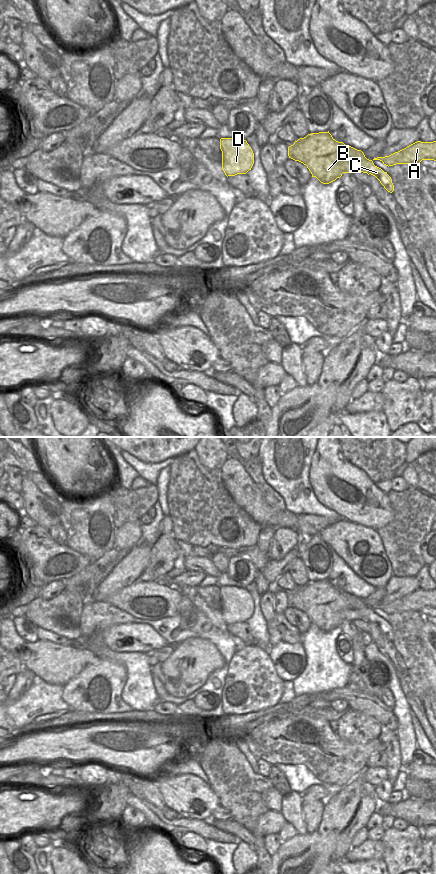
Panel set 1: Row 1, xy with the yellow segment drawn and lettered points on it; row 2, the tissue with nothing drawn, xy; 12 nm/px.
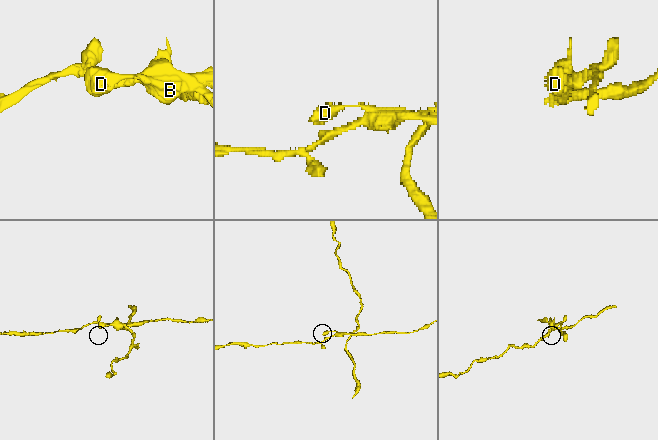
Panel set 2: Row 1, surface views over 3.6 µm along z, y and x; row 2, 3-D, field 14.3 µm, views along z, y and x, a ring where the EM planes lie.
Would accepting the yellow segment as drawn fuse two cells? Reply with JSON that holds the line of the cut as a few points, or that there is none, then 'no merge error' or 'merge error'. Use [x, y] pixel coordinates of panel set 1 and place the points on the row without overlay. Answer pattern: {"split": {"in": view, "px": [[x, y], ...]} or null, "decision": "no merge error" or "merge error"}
{"split": {"in": "xy", "px": [[367, 607], [353, 609], [346, 620]]}, "decision": "merge error"}

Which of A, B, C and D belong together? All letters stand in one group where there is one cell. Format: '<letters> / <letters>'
A B D / C

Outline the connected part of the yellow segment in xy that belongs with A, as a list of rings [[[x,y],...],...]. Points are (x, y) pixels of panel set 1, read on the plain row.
[[[417,589],[389,604],[377,605],[373,608],[380,608],[388,615],[396,612],[419,612],[422,608],[436,609],[436,589]]]

